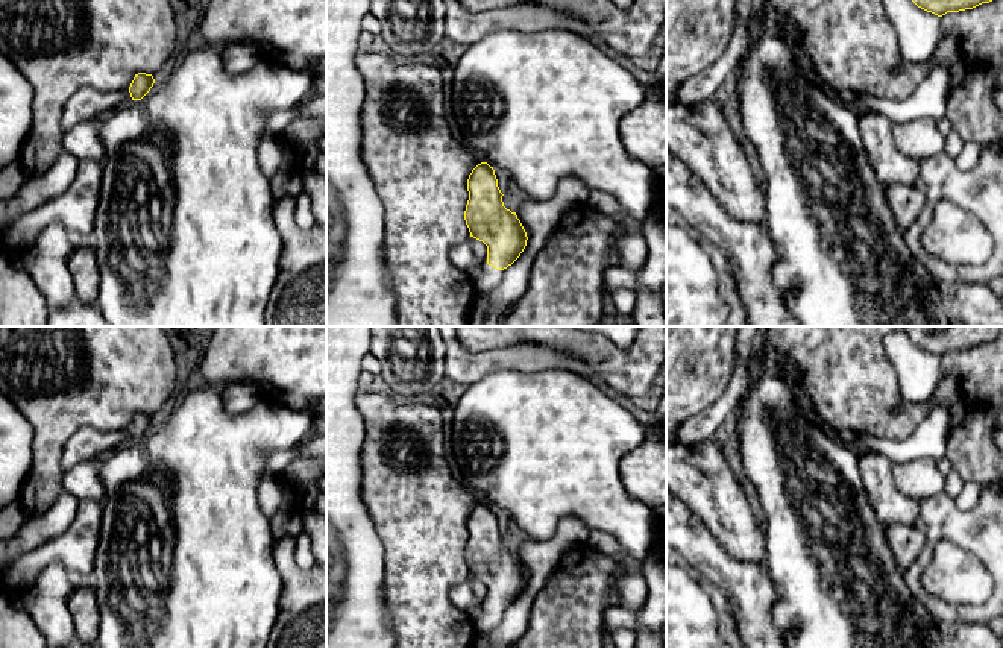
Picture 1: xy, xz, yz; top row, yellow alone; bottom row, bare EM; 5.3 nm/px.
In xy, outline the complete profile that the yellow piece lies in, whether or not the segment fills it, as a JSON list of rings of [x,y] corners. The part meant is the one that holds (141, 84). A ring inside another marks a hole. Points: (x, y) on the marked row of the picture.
[[[138,73],[127,90],[102,93],[91,87],[79,88],[64,106],[61,127],[67,132],[80,121],[99,120],[111,115],[130,100],[141,100],[153,83],[155,79],[152,74]]]

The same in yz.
[[[912,0],[918,8],[932,12],[938,17],[947,12],[959,12],[965,9],[973,9],[982,3],[989,3],[992,0]]]

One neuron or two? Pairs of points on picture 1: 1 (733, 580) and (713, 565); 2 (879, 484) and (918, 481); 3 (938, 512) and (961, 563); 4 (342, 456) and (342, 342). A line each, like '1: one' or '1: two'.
1: one
2: two
3: two
4: one

